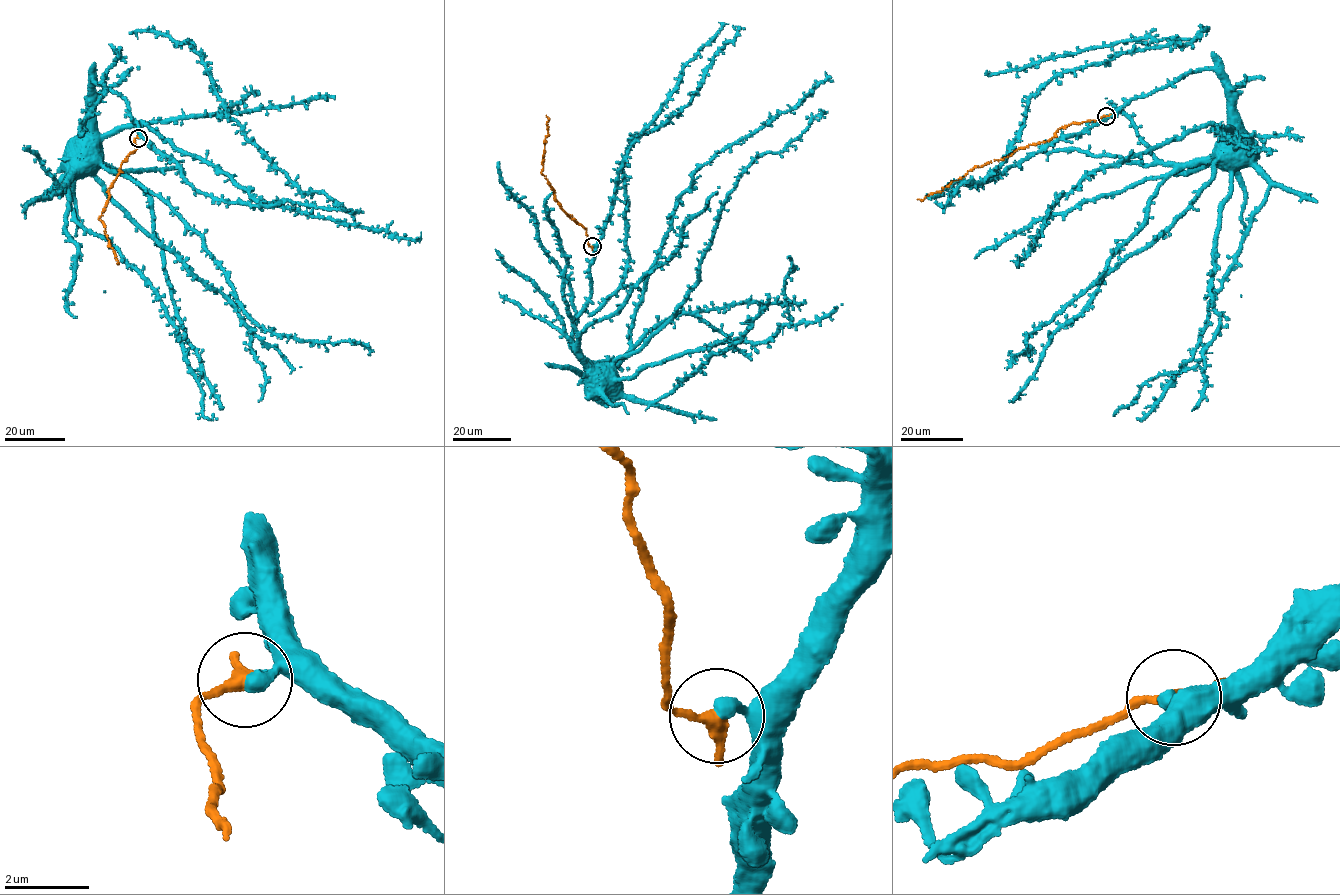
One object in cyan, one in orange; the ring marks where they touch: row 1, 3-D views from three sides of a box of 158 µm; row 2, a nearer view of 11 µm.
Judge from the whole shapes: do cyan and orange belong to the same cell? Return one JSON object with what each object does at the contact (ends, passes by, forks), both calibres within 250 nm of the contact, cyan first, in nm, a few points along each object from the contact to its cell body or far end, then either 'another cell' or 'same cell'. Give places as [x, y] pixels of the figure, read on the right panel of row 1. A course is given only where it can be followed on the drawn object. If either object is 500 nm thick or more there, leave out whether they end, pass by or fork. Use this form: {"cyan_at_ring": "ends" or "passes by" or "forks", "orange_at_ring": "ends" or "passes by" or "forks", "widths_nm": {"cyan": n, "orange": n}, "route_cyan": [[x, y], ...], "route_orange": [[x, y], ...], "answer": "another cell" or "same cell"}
{"cyan_at_ring": "ends", "orange_at_ring": "passes by", "widths_nm": {"cyan": 320, "orange": 280}, "route_cyan": [[1106, 116], [1187, 72], [1213, 70], [1225, 89], [1228, 114], [1228, 129], [1217, 145]], "route_orange": [[1106, 116], [1074, 122], [1048, 141], [974, 167], [941, 191], [917, 199]], "answer": "another cell"}

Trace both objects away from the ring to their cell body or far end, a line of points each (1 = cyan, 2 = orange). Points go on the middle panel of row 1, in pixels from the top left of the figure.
1: (592, 246), (594, 253), (590, 266), (590, 297), (577, 319), (573, 337), (582, 361), (592, 369)
2: (592, 246), (588, 244), (586, 230), (566, 213), (541, 173), (545, 138), (548, 135), (546, 115)

